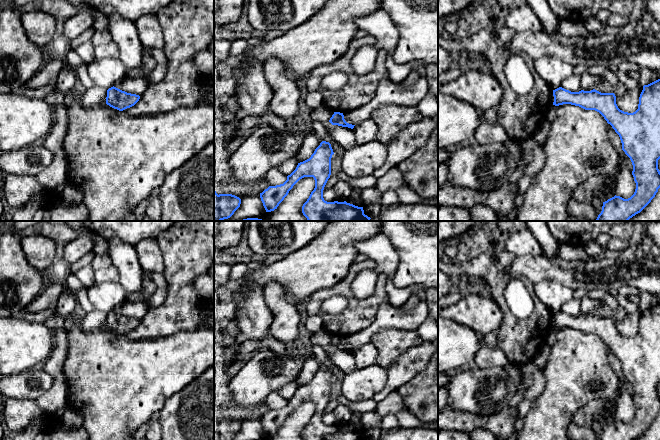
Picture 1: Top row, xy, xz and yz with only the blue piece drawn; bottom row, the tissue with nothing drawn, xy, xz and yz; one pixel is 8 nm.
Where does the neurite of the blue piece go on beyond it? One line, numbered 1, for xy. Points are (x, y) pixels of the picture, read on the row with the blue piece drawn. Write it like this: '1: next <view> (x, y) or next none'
1: next none

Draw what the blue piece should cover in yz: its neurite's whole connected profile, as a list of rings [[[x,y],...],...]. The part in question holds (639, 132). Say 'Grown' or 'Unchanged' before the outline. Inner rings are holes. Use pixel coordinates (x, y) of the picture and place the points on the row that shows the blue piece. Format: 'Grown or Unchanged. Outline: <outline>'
Unchanged. Outline: [[[660,79],[643,86],[638,109],[633,113],[624,112],[618,108],[614,93],[601,93],[595,89],[571,92],[559,87],[553,90],[553,96],[553,105],[555,106],[571,104],[585,110],[599,112],[619,135],[622,150],[632,162],[632,175],[636,183],[634,194],[628,199],[615,195],[603,202],[602,211],[595,221],[628,221],[640,213],[660,188],[660,171],[658,169],[658,160],[660,159]]]

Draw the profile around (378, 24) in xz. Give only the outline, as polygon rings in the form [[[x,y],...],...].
[[[380,9],[370,15],[361,16],[354,22],[359,30],[365,31],[376,39],[374,44],[378,49],[384,49],[393,57],[399,32],[387,12]]]

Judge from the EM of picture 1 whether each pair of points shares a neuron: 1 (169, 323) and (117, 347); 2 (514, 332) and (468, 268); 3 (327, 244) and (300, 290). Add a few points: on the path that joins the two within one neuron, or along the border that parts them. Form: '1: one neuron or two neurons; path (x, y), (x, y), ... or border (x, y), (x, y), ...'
1: two neurons; border (121, 335), (130, 339), (156, 339)
2: one neuron; path (506, 313), (497, 295), (497, 286), (487, 276)
3: one neuron; path (325, 255), (301, 279)

